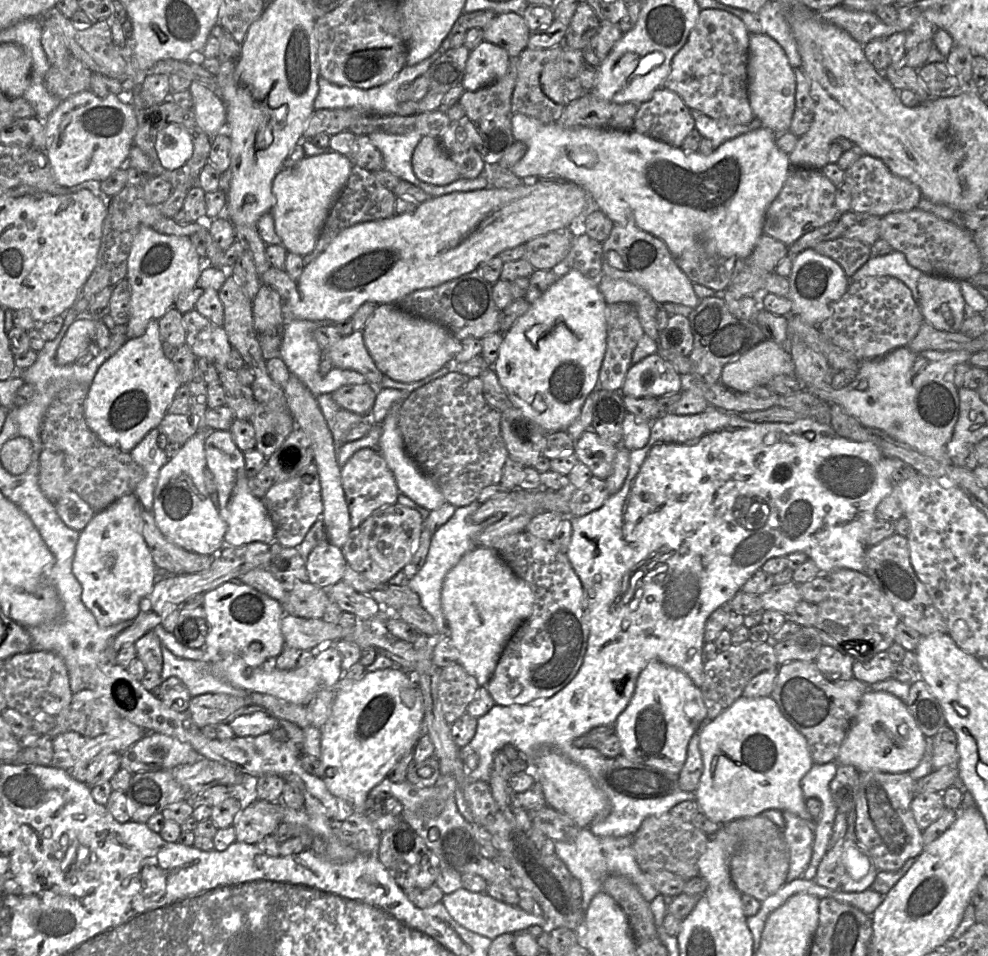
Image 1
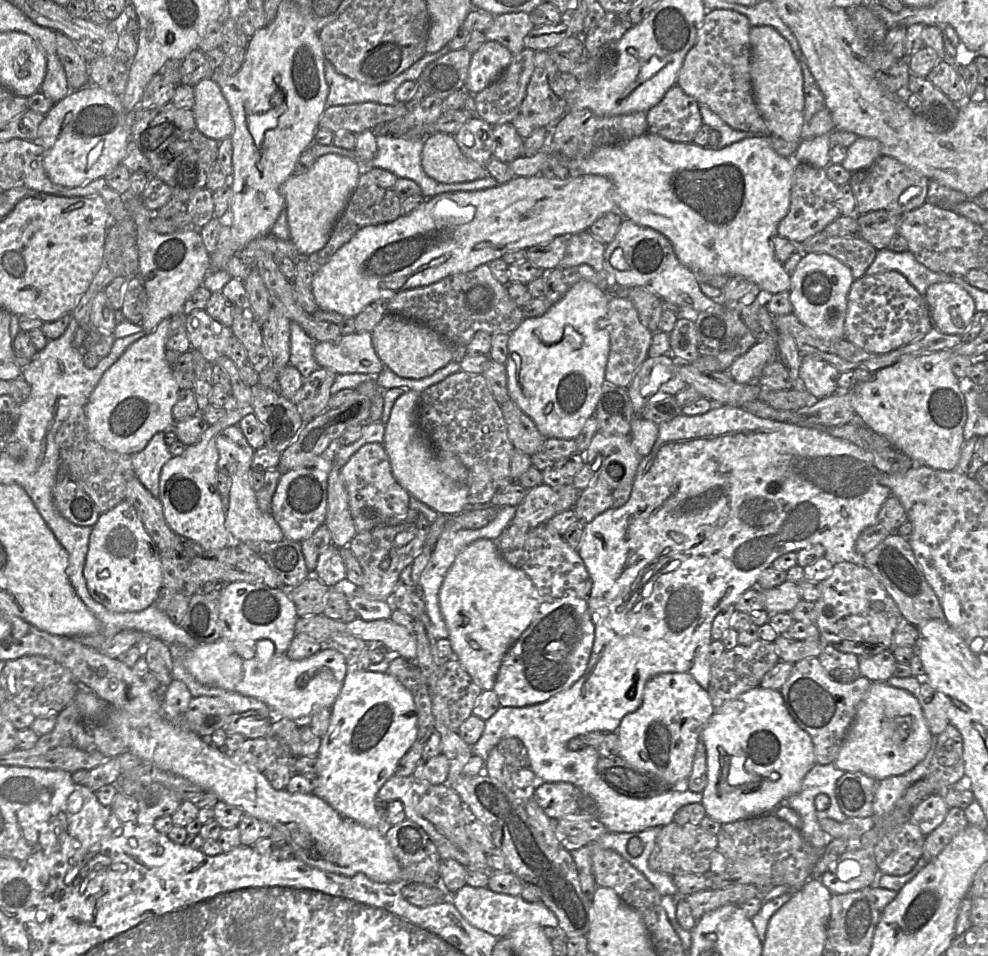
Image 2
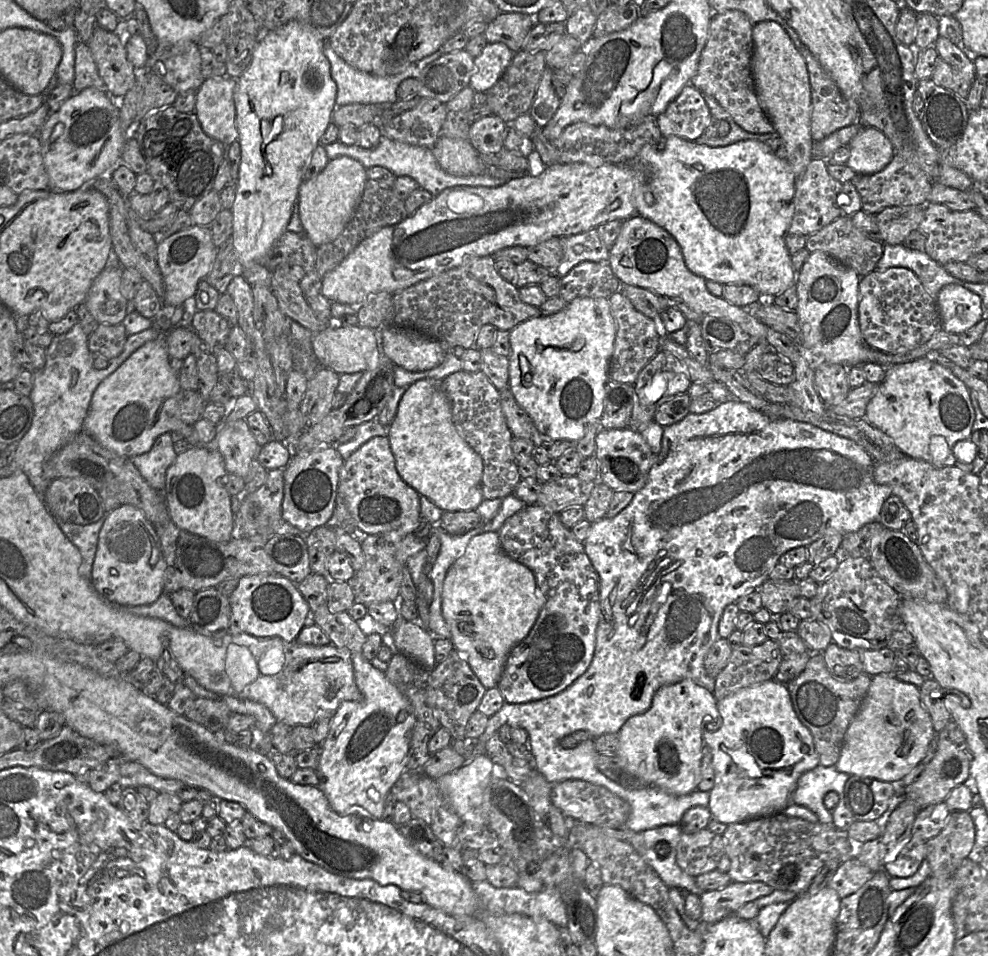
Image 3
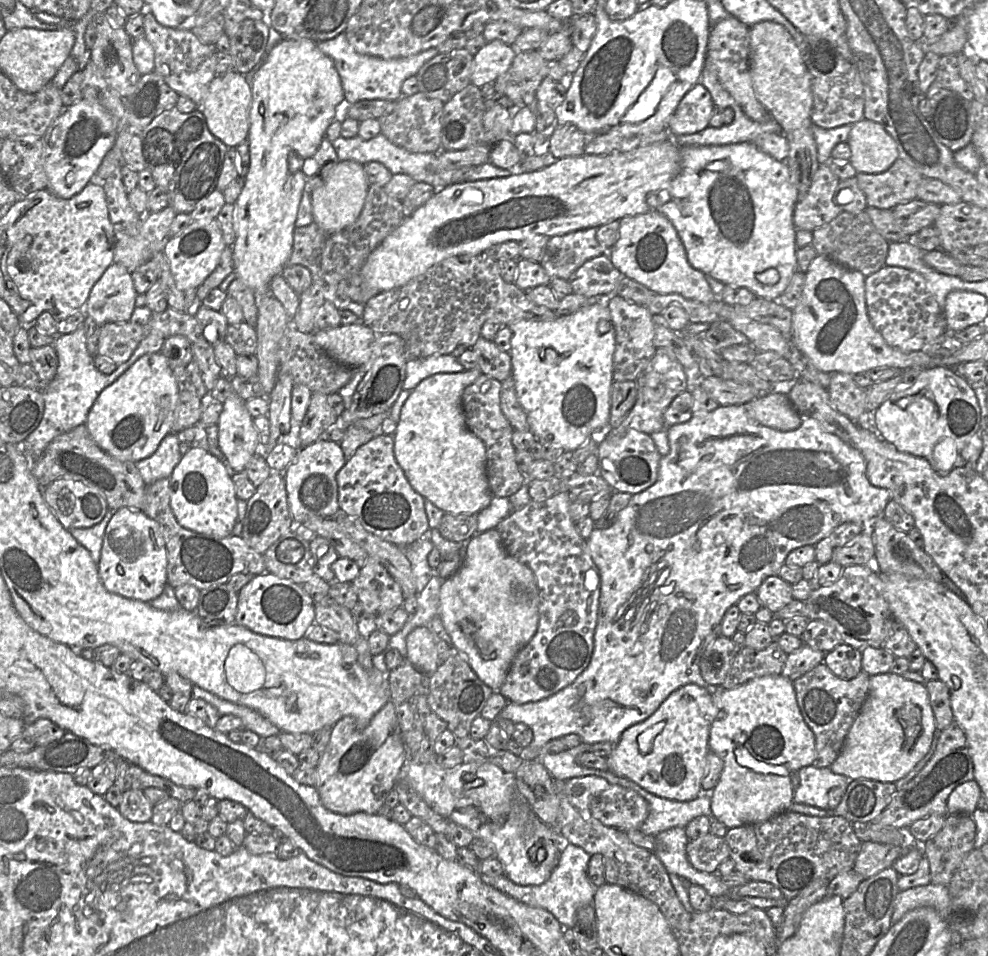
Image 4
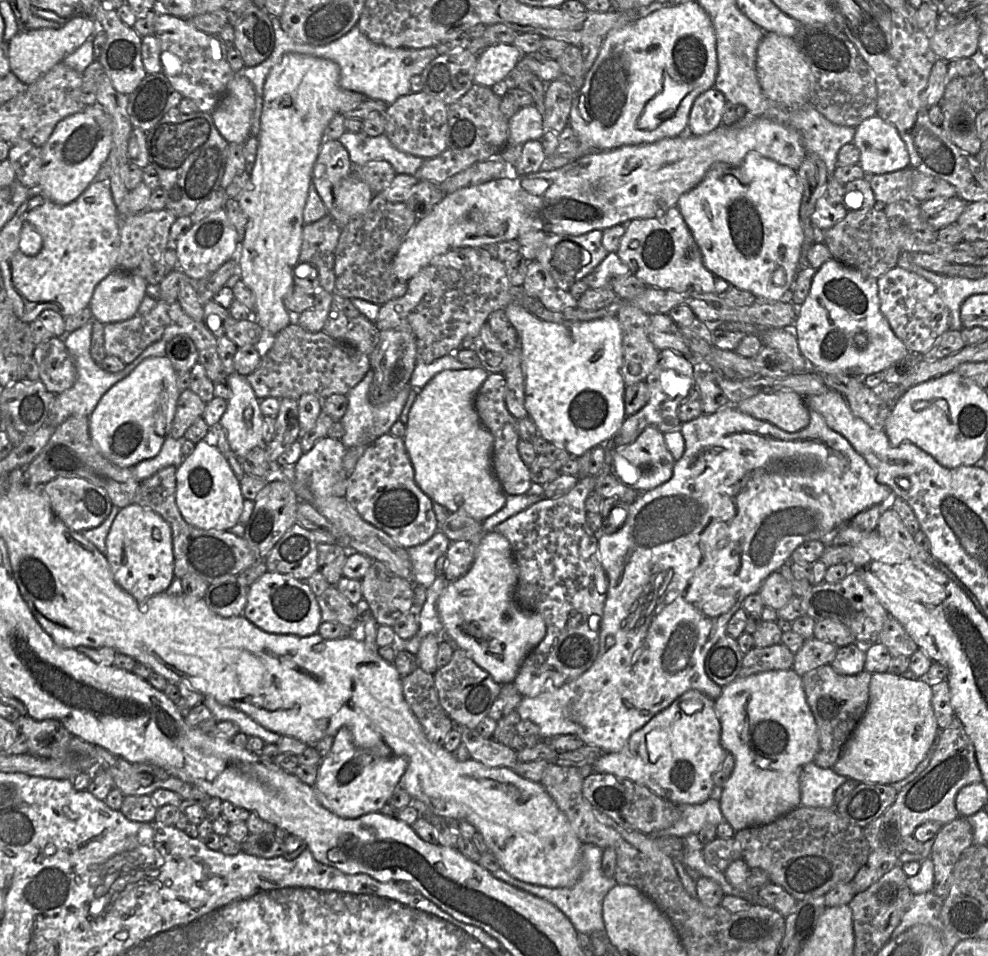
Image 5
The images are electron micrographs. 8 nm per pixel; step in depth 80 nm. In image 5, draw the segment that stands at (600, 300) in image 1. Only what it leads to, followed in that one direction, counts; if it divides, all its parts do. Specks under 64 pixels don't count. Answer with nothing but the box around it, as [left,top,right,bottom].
[505,304,627,457]

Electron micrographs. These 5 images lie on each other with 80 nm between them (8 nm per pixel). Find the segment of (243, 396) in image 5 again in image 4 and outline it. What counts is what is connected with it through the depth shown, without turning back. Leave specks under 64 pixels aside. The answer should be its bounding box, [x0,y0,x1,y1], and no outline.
[217,392,259,472]

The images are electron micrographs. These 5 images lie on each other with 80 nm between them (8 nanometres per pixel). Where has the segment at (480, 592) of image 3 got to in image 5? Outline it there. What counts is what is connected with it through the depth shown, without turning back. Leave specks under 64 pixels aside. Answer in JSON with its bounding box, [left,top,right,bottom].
[437,532,546,684]

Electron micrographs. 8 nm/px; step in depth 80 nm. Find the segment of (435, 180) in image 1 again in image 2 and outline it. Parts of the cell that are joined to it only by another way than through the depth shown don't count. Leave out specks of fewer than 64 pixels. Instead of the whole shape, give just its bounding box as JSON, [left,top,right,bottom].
[421,133,491,183]

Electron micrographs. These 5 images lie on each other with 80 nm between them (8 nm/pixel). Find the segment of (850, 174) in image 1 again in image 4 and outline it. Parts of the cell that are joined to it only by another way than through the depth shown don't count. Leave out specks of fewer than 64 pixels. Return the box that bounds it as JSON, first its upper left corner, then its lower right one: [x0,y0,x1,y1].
[856,158,923,209]

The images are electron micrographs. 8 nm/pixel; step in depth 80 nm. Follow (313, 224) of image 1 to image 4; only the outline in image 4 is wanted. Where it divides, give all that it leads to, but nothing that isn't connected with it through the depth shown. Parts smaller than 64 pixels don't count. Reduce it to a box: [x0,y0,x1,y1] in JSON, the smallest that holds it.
[311,160,369,235]

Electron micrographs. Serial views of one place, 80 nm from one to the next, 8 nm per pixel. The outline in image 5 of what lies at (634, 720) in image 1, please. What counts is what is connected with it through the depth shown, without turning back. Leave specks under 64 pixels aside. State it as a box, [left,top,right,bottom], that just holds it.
[592,689,728,804]

